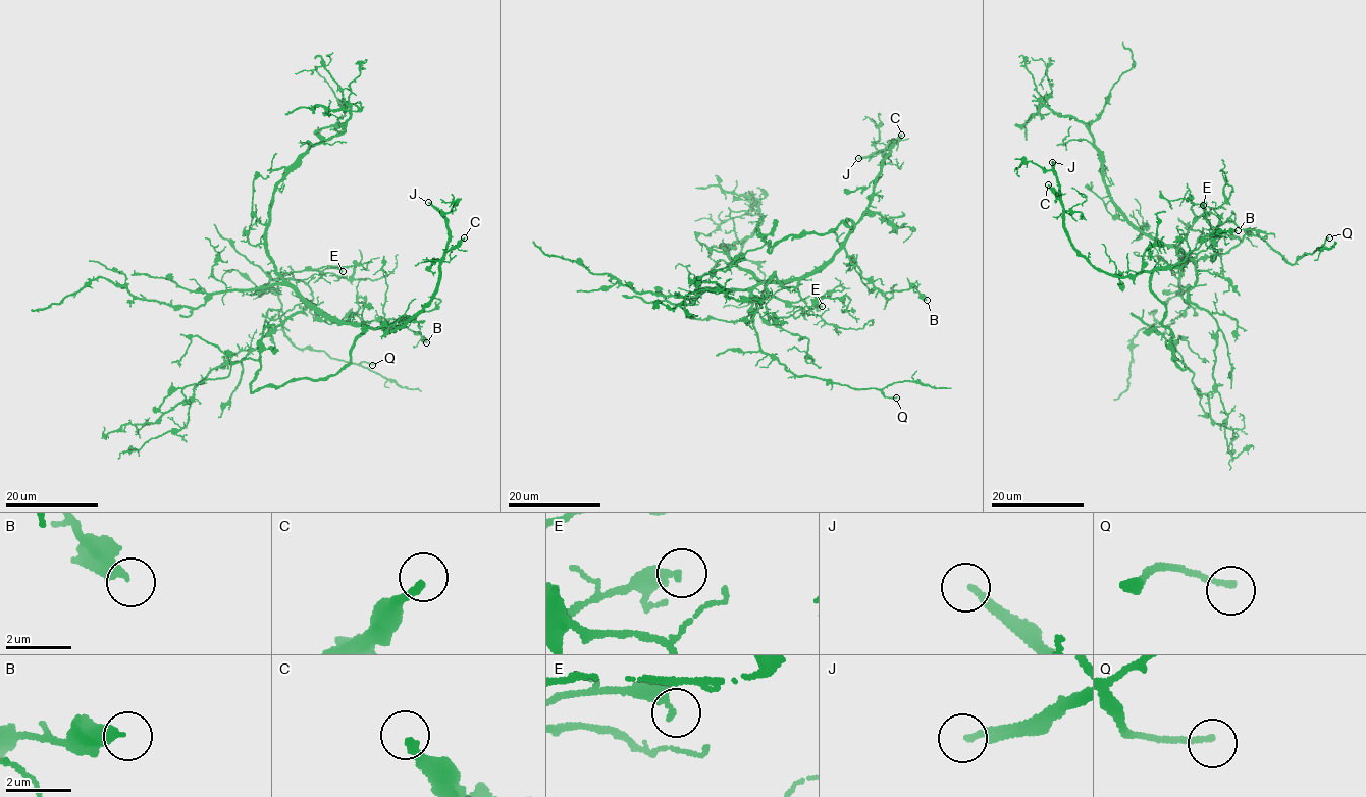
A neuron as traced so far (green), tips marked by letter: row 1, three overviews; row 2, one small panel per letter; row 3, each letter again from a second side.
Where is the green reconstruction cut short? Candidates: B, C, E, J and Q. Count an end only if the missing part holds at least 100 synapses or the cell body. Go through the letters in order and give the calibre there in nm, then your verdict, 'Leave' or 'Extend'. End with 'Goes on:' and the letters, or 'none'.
B: Thickness 360 nm. Leave
C: Thickness 240 nm. Extend
E: Thickness 240 nm. Leave
J: Thickness 200 nm. Extend
Q: Thickness 180 nm. Leave
Goes on: C, J

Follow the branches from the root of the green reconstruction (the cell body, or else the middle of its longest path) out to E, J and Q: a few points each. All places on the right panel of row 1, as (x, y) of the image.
E: (1184, 264), (1185, 260), (1178, 245), (1205, 210), (1203, 205)
J: (1184, 264), (1124, 276), (1093, 269), (1085, 257), (1078, 255), (1070, 242), (1063, 222), (1058, 179), (1052, 162)
Q: (1184, 264), (1180, 249), (1177, 254), (1184, 259), (1206, 259), (1227, 252), (1251, 232), (1293, 264), (1329, 237)

